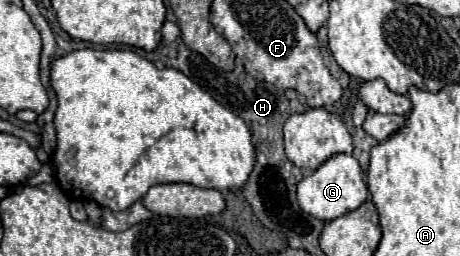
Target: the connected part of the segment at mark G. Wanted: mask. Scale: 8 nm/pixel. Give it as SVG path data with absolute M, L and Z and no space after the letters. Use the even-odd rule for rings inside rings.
M335 154L325 160L313 174L305 176L297 184L297 200L303 212L329 222L347 212L357 210L367 200L367 184L363 180L363 170L351 154Z

